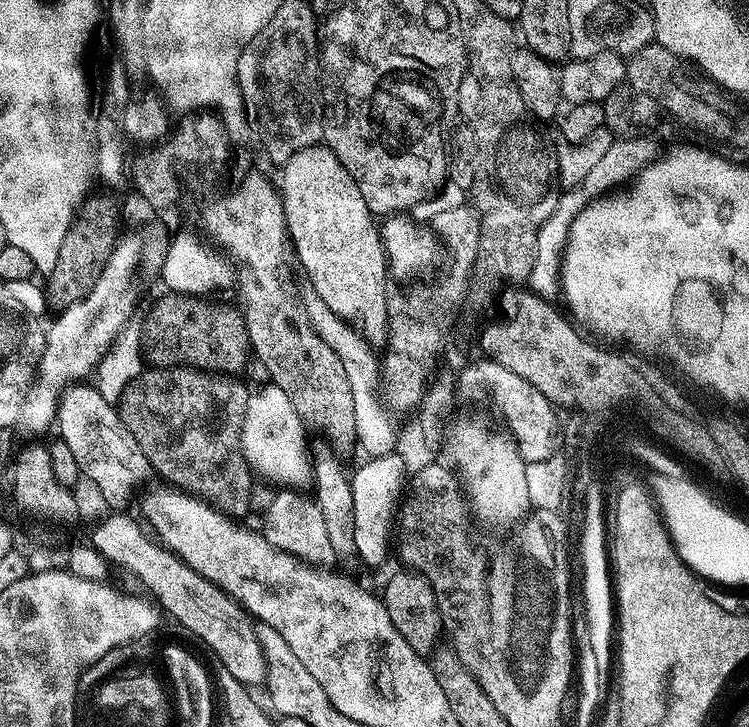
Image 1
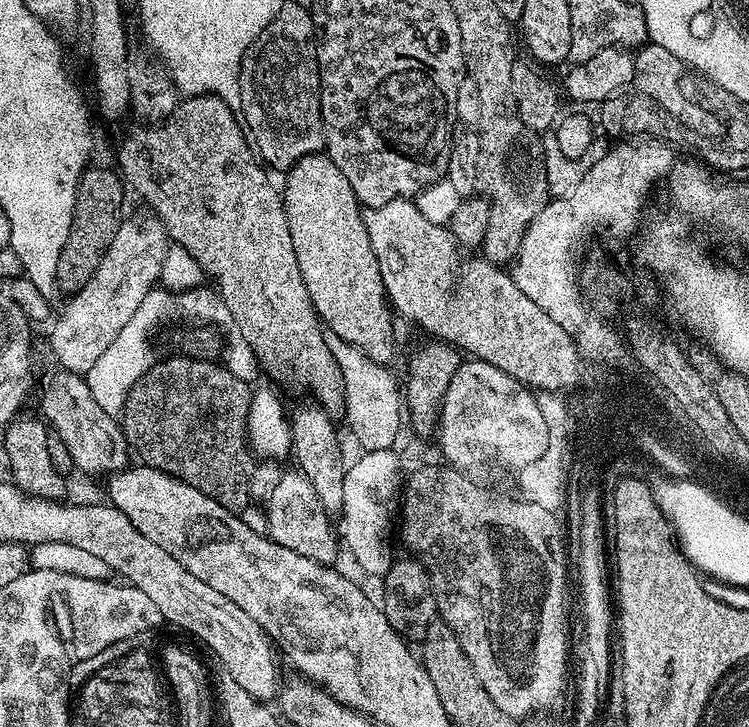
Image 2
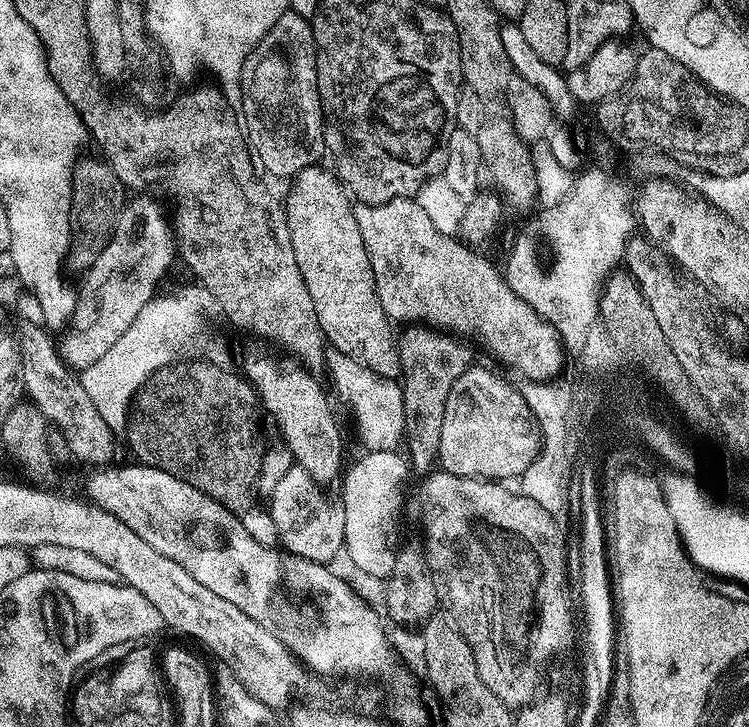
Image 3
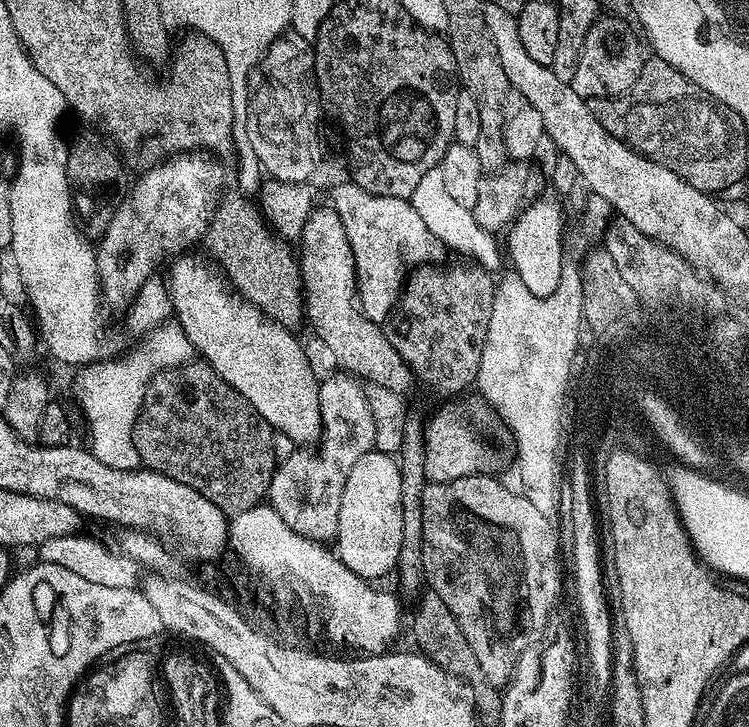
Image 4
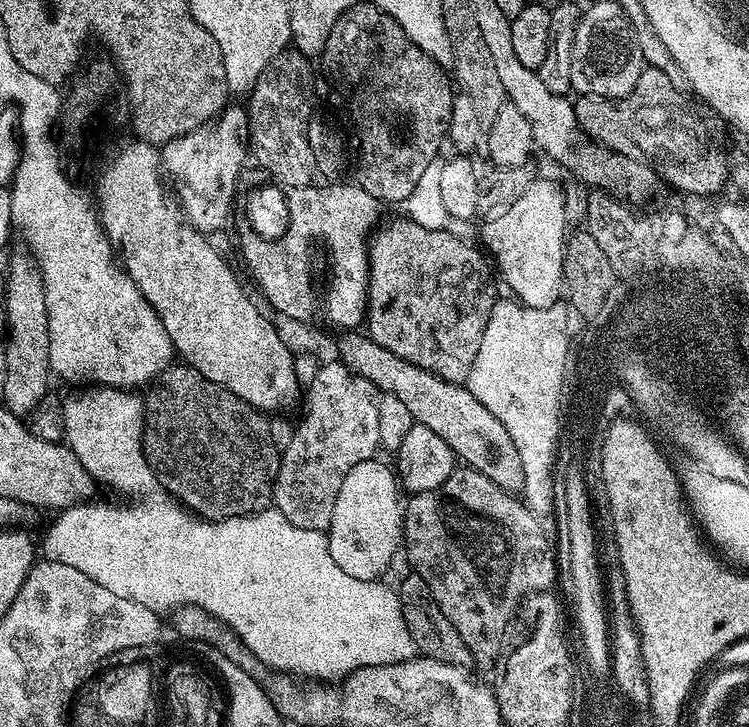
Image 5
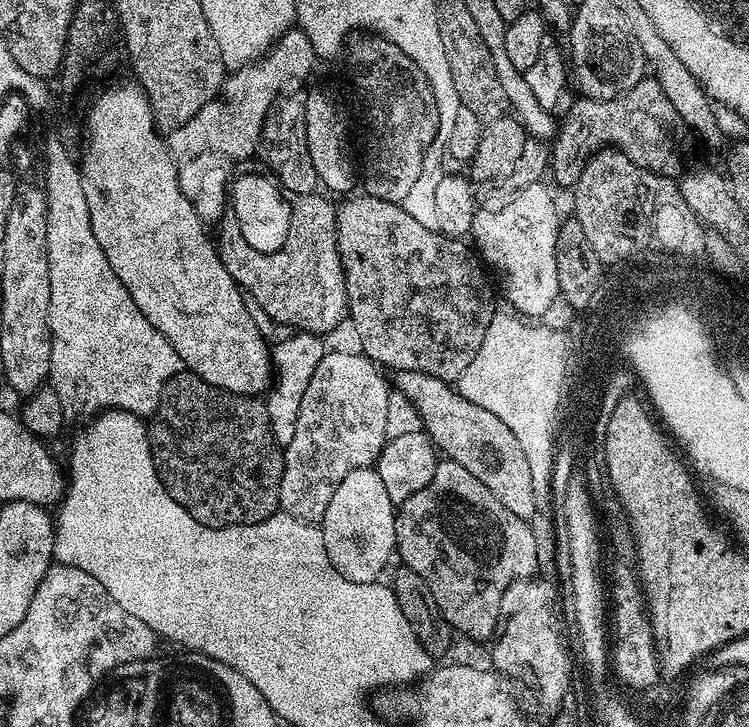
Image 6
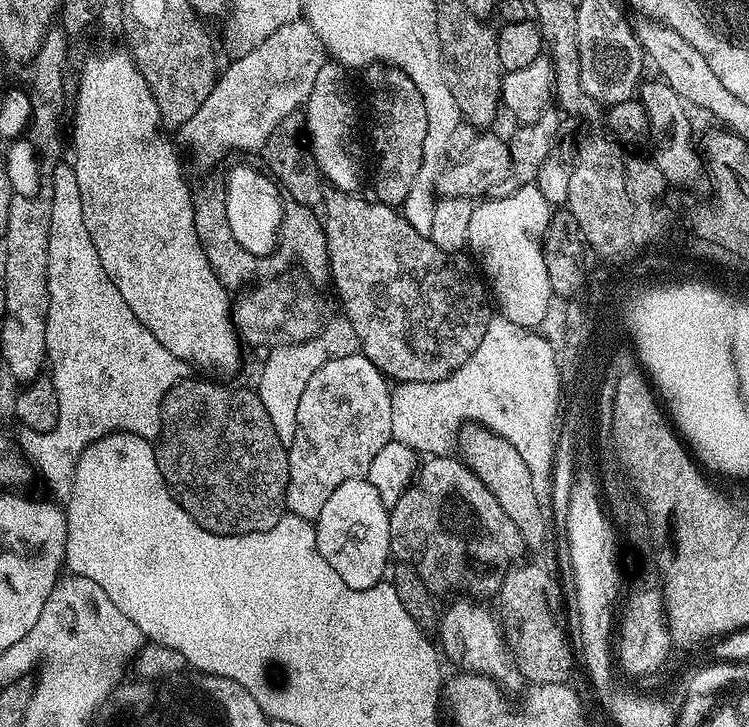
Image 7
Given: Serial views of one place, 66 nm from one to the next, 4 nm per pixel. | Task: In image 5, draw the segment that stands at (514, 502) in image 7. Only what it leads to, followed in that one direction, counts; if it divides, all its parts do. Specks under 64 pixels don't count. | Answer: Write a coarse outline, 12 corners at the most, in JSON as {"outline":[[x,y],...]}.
{"outline":[[367,334],[339,359],[413,421],[476,432],[478,474],[517,491],[510,430],[464,384],[451,384]]}

